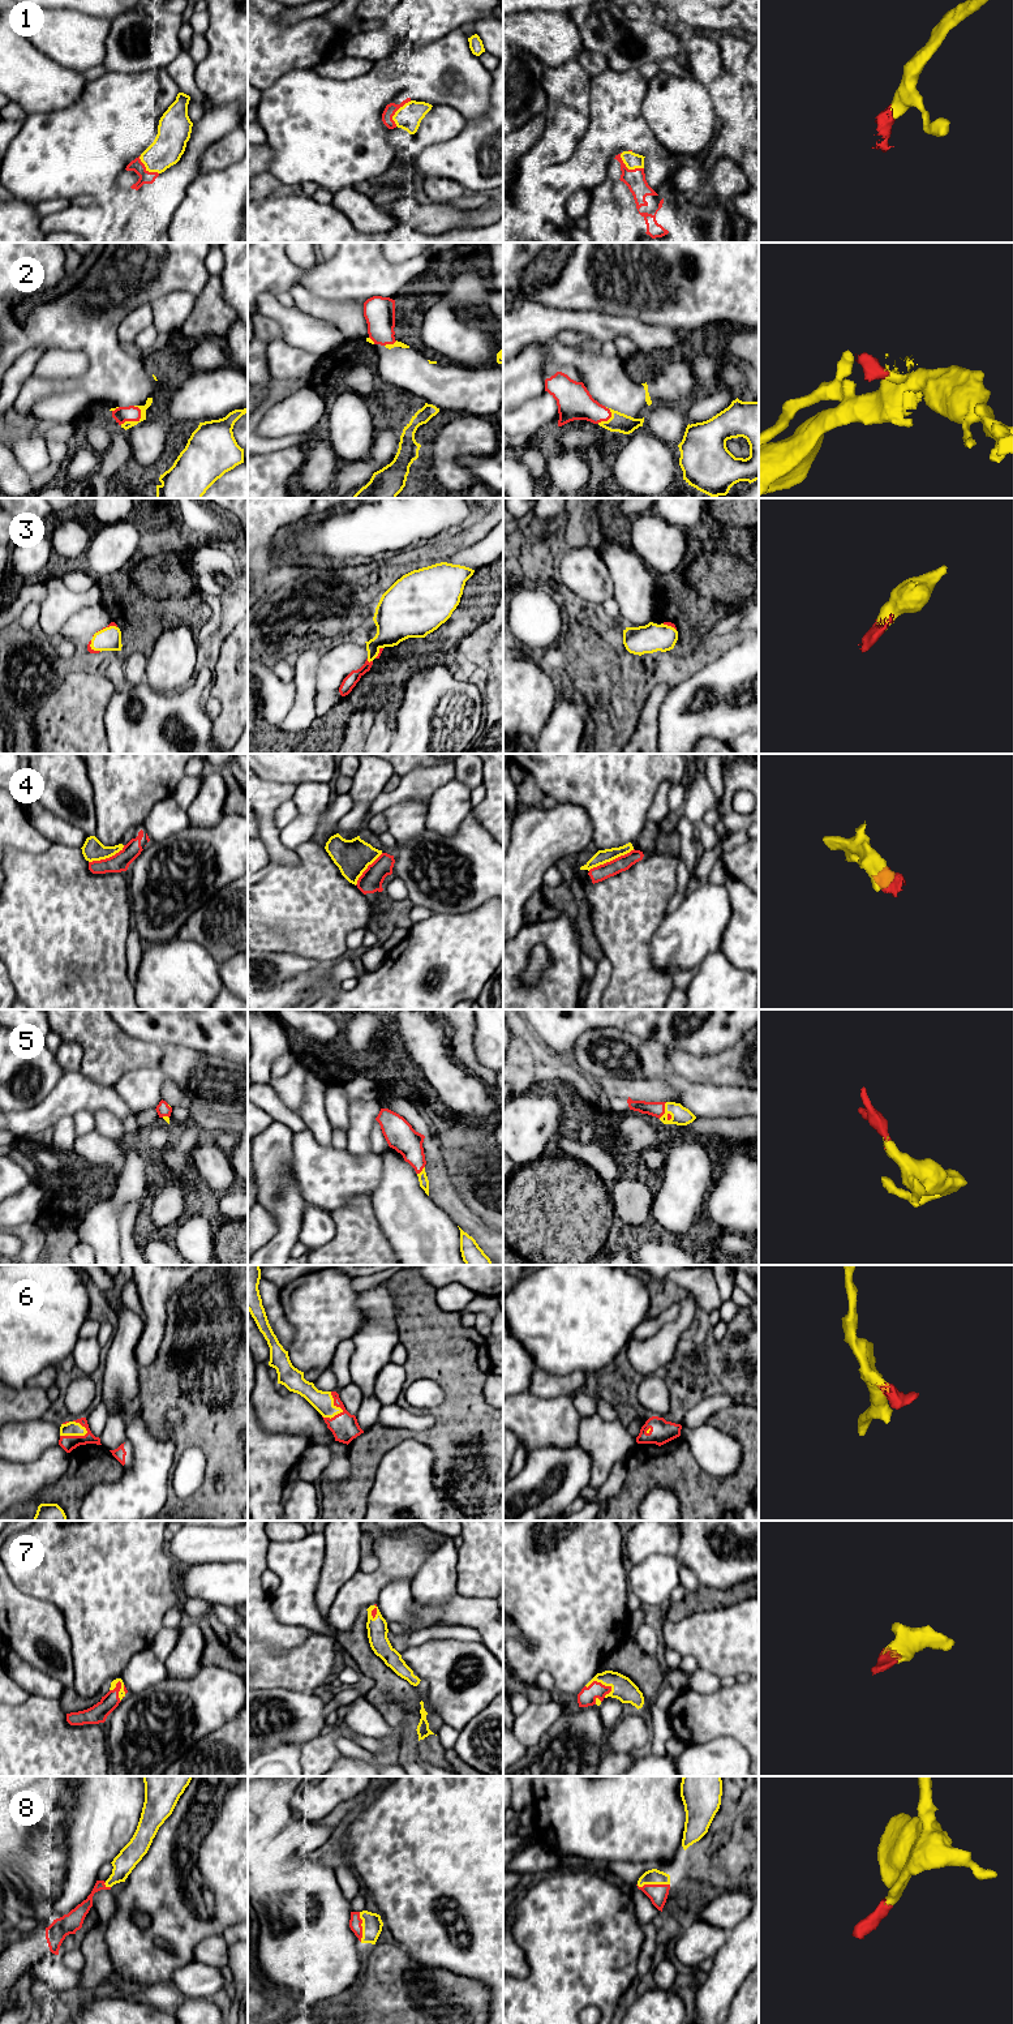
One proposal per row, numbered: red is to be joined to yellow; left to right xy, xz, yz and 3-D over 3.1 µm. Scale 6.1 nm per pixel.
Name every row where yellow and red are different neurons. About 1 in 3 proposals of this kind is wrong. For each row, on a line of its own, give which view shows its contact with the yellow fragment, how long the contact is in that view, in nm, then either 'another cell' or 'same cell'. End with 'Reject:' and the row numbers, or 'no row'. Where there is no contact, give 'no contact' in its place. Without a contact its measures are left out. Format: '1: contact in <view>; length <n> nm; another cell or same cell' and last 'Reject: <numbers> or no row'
1: contact in yz; length 180 nm; same cell
2: contact in xy; length 160 nm; same cell
3: contact in xz; length 40 nm; same cell
4: contact in yz; length 320 nm; another cell
5: contact in yz; length 120 nm; same cell
6: contact in xz; length 180 nm; same cell
7: contact in xy; length 140 nm; same cell
8: contact in yz; length 200 nm; same cell
Reject: 4

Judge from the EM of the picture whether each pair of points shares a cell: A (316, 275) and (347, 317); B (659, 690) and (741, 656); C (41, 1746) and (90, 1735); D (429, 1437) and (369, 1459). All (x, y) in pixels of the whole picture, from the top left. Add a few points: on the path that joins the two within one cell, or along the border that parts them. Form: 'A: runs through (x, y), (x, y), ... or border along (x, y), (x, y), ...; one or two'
A: border along (305, 288), (329, 300), (352, 300), (363, 305); two
B: border along (674, 687), (661, 704), (657, 716); two
C: runs through (52, 1746), (78, 1746); one
D: runs through (413, 1435), (394, 1436), (383, 1444); one

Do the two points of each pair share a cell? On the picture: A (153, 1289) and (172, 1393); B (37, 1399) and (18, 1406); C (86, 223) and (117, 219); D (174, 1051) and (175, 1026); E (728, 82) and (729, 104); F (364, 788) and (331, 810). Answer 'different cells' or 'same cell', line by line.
A: different cells
B: same cell
C: different cells
D: different cells
E: same cell
F: different cells

